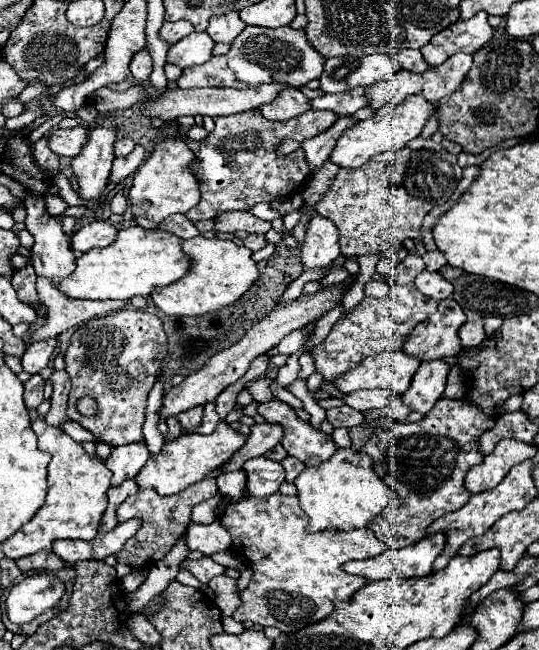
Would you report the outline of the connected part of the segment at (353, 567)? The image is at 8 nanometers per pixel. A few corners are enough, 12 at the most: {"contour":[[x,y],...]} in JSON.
{"contour":[[443,533],[341,569],[367,581],[425,577]]}

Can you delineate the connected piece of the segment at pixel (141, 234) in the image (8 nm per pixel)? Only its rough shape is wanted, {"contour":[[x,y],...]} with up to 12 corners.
{"contour":[[121,229],[57,289],[69,299],[149,297],[181,279],[181,239]]}

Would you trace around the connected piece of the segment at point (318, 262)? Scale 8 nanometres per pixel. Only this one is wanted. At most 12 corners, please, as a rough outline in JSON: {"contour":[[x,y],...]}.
{"contour":[[313,217],[301,247],[305,269],[327,269],[339,255],[339,231]]}

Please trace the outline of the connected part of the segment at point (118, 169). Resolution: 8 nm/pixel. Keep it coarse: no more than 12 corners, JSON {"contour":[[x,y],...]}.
{"contour":[[141,145],[113,161],[107,183],[119,183],[145,161]]}

